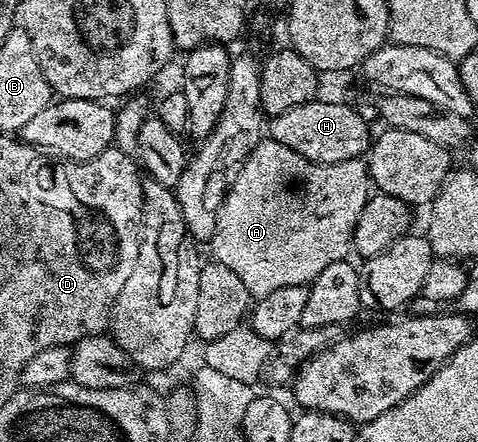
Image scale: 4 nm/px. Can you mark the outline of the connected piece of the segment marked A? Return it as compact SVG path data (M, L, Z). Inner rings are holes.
M261 139L254 147L254 151L244 161L242 171L238 171L238 179L228 189L224 205L220 208L216 230L210 242L211 248L216 248L215 260L226 263L235 274L238 274L253 298L265 297L270 291L287 285L303 285L310 283L320 274L322 267L335 261L345 260L349 256L354 223L358 223L358 215L362 215L362 207L366 207L370 196L370 178L367 164L360 157L347 157L344 161L314 161L304 156L299 149L291 149L280 141Z

